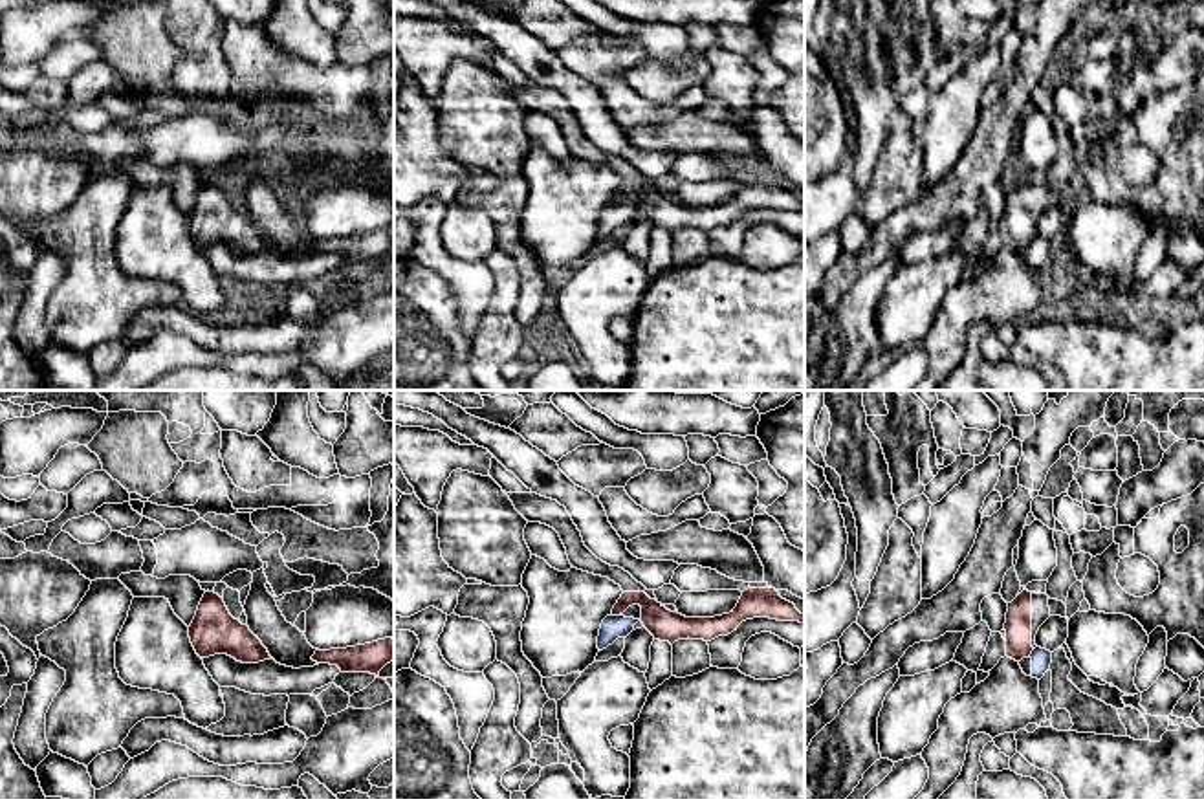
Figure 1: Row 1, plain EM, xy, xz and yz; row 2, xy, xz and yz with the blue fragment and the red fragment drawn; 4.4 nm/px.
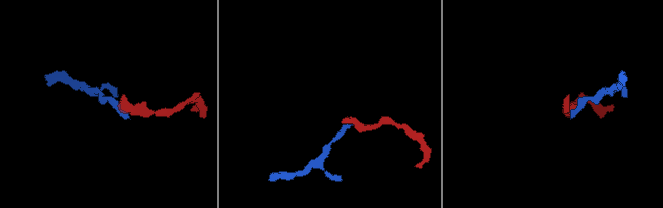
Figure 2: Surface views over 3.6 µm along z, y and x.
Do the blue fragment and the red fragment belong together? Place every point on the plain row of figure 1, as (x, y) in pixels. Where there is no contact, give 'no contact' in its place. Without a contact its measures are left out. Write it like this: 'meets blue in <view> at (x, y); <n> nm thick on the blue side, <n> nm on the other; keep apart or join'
meets blue in xz at (614, 206); 110 nm thick on the blue side, 140 nm on the other; keep apart

